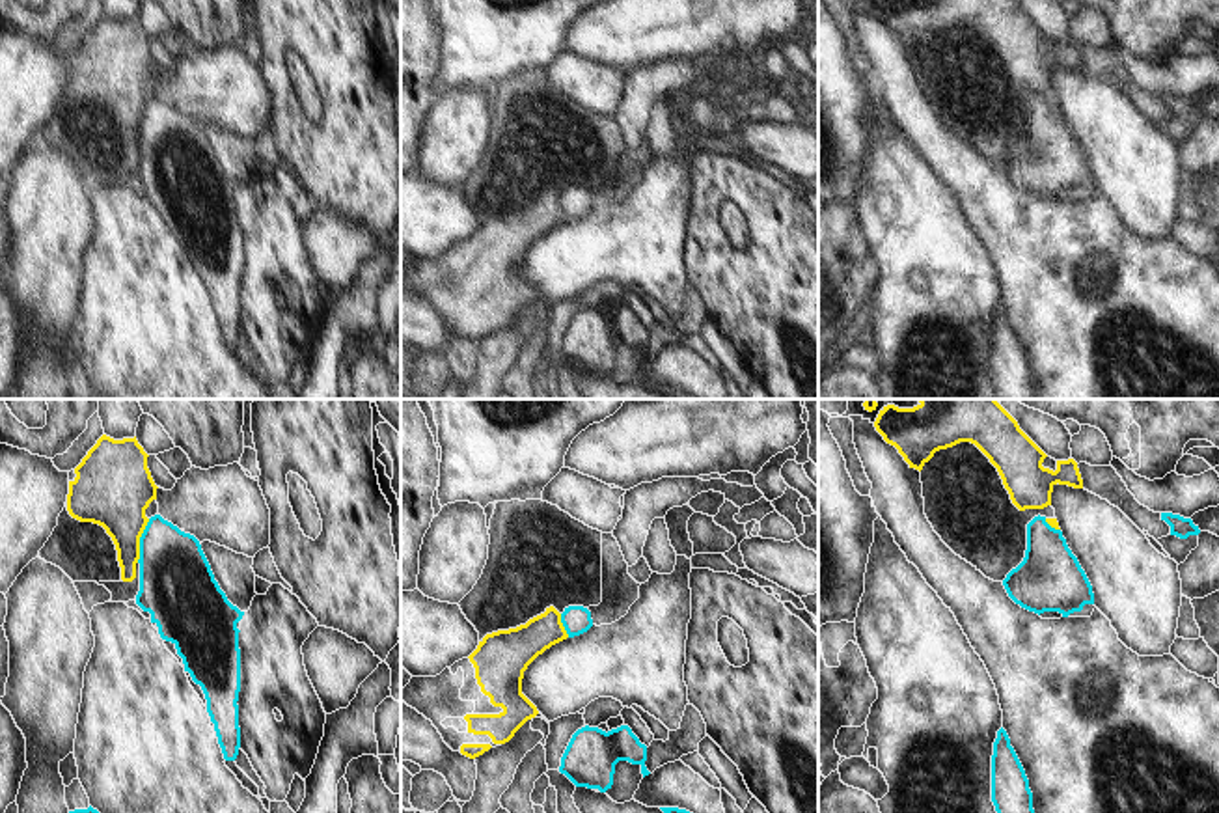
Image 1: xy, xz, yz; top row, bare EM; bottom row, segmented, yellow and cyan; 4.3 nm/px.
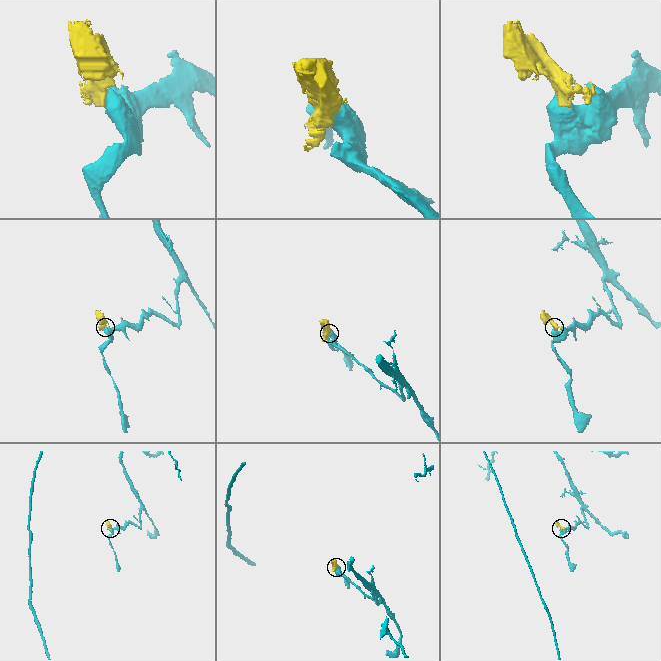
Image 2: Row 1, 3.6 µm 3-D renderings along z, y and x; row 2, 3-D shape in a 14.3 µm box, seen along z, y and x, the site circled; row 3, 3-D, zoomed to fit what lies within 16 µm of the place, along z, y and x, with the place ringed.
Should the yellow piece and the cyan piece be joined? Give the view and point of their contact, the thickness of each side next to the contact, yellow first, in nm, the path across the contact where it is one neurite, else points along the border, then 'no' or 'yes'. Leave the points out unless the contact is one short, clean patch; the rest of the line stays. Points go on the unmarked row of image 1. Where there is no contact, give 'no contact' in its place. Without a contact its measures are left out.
meets yellow in xy at (138, 124); 320 nm thick on the yellow side, 320 nm on the other; border along xy (150, 101), (140, 120), (140, 140), (136, 144); no

